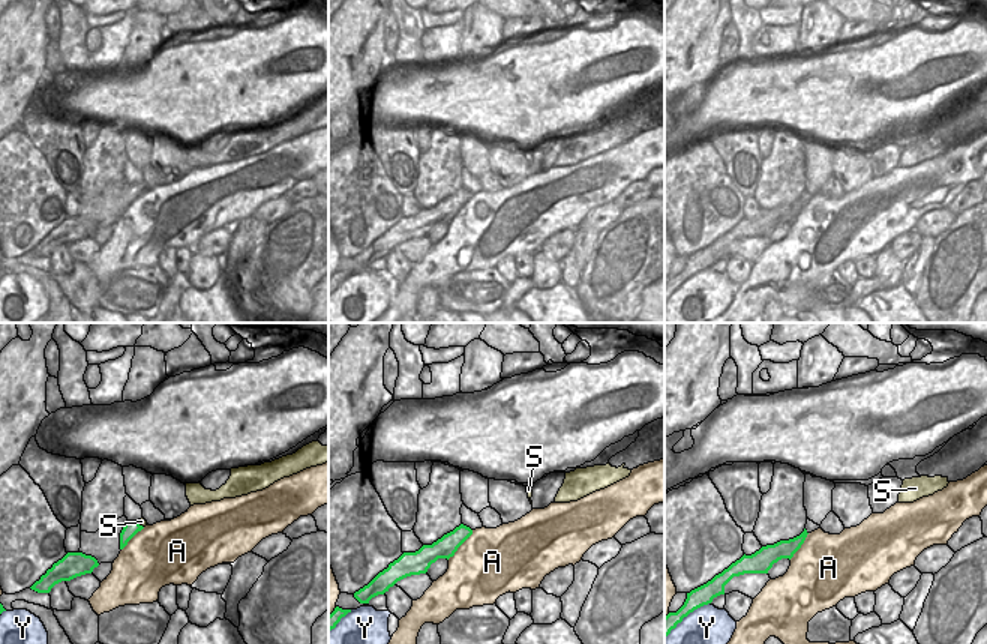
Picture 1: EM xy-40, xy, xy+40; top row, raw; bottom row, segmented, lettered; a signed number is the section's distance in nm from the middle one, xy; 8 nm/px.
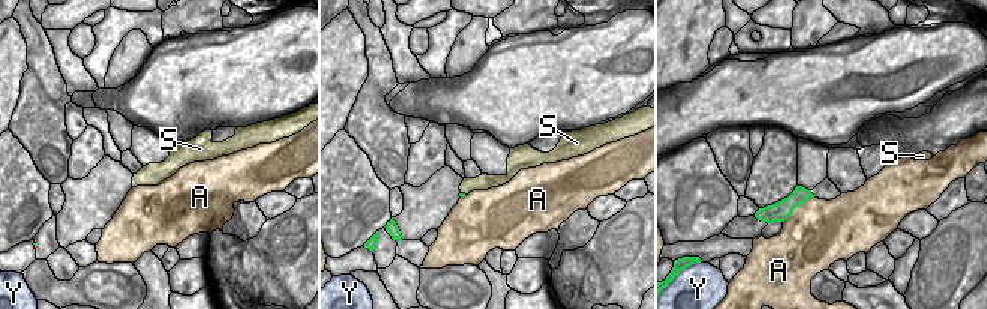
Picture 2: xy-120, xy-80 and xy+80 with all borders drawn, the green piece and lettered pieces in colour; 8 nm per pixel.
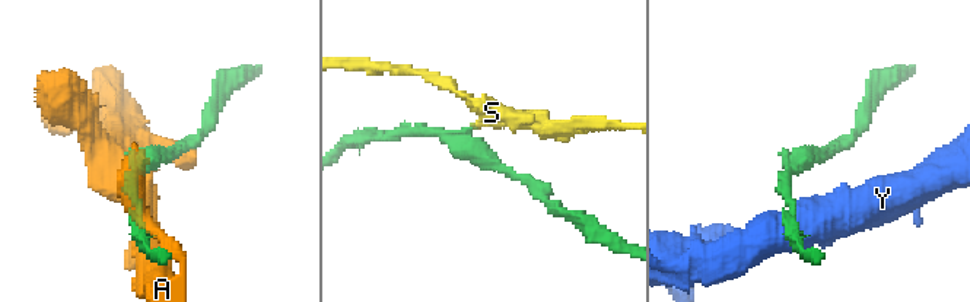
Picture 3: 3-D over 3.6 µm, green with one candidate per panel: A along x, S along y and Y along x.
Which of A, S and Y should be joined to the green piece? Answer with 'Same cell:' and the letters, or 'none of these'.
Same cell: none of these

